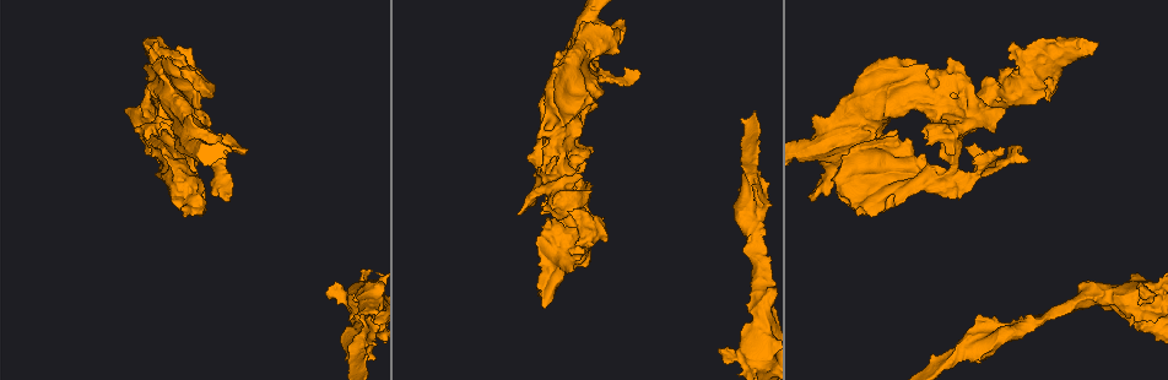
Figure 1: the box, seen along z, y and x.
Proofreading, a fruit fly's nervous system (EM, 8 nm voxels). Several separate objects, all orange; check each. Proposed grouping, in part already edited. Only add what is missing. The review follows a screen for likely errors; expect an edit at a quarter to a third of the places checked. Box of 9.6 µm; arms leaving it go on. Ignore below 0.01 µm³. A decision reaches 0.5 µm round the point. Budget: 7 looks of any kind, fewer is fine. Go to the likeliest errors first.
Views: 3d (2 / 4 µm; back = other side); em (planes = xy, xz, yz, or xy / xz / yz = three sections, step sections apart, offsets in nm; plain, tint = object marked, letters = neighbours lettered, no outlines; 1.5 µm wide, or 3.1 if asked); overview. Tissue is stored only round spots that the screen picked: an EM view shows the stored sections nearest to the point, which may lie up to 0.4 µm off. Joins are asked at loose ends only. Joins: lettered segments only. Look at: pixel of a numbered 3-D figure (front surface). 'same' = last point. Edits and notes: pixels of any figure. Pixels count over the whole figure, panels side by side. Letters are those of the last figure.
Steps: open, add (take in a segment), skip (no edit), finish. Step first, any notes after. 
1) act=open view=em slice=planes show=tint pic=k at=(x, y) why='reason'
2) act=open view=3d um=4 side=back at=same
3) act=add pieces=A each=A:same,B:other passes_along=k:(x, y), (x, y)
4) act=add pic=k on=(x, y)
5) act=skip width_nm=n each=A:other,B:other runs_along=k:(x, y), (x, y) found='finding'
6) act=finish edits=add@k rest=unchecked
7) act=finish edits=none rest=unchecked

act=open view=3d um=4 pic=1 at=(545, 308) why='an open end'

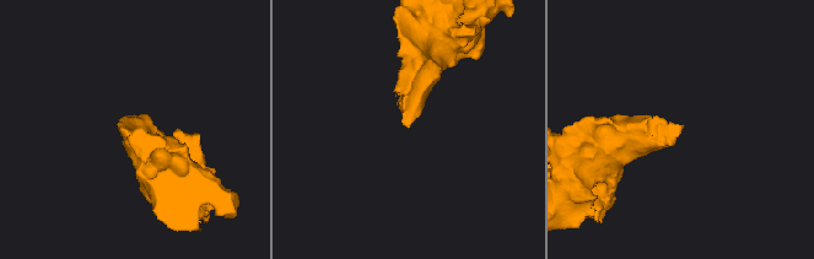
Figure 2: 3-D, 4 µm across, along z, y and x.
act=open view=em slice=planes show=letters pic=2 at=(684, 125)

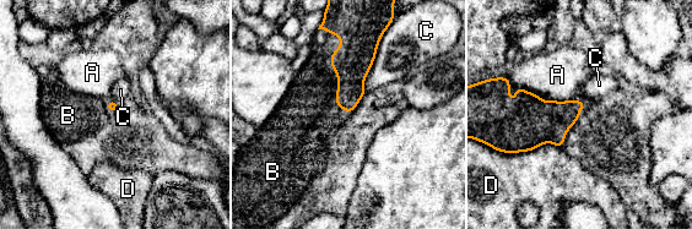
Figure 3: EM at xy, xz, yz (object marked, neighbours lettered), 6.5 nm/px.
act=add pieces=B each=A:other,B:same,C:other,D:other found='the cell continues'

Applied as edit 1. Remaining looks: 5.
act=open view=overview

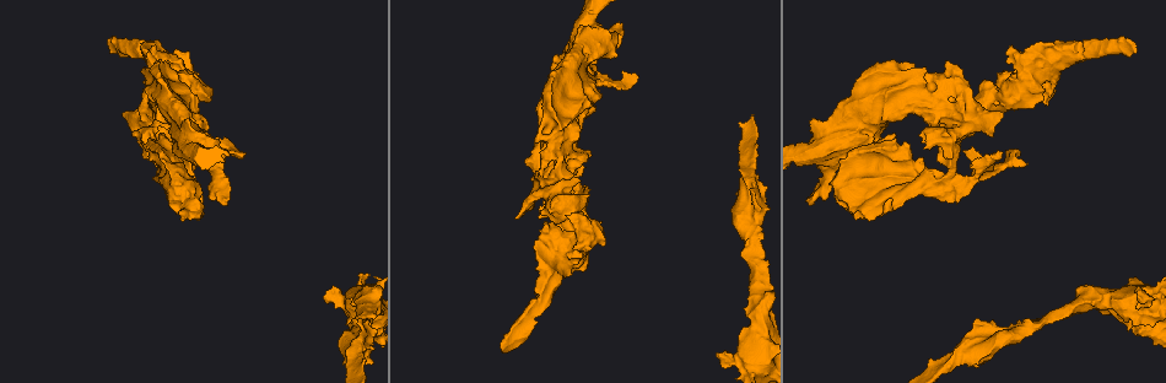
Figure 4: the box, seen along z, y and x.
act=open view=em slice=yz step=8 show=letters pic=4 at=(1002, 153) why='branch stops here'

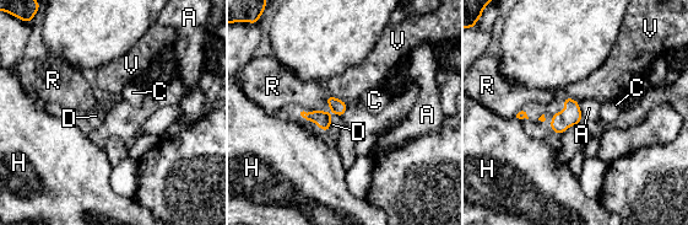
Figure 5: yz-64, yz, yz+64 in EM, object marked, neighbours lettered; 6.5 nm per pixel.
act=skip width_nm=100 each=A:other,C:other,D:other,H:other,R:other,V:other found='no lettered segment goes on from it'

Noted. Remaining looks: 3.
act=open view=em slice=planes show=plain pic=4 at=(1140, 295) why='branch stops here'

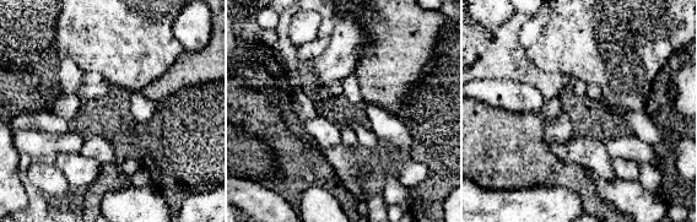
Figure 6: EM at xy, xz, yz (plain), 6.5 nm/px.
act=open view=em slice=planes show=letters at=same

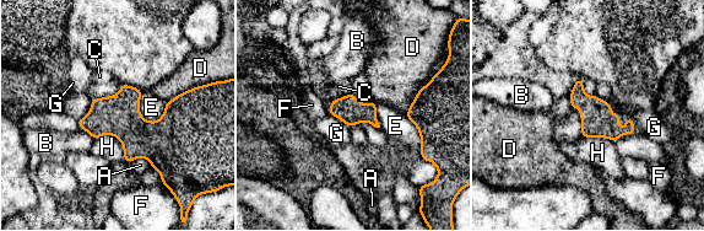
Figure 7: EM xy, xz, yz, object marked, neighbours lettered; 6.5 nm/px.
act=skip longest_contact=D:300nm each=A:other,B:other,C:other,D:other,E:other,F:other,G:other,H:other border=7:(93, 139), (114, 135), (124, 160) found='none of them fits'

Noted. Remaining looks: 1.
act=finish edits=add@3 rest=unchecked

